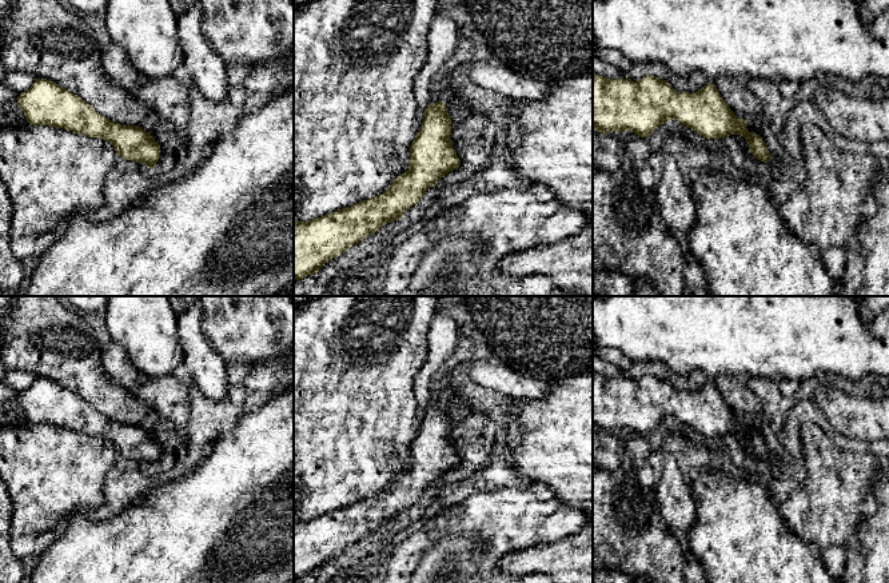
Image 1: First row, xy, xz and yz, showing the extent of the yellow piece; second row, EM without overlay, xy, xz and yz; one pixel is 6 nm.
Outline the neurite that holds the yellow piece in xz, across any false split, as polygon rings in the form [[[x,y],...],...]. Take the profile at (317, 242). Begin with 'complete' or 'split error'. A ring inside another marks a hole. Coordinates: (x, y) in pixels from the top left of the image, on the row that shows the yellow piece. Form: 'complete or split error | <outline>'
complete | [[[444,101],[428,104],[420,131],[410,147],[408,169],[398,176],[379,196],[338,209],[310,221],[294,221],[294,281],[316,273],[326,263],[344,253],[351,245],[379,231],[384,224],[403,217],[415,205],[424,191],[434,187],[440,177],[461,165],[450,140],[451,116]]]

